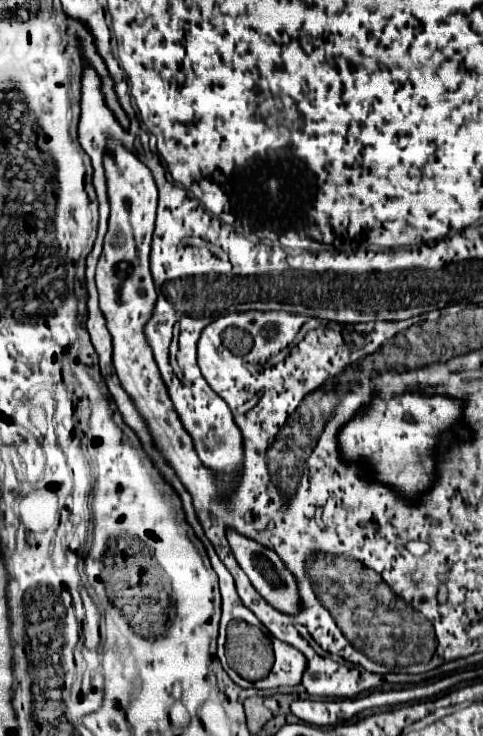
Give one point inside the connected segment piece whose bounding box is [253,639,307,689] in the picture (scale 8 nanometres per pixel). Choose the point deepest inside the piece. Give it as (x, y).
(289, 663)

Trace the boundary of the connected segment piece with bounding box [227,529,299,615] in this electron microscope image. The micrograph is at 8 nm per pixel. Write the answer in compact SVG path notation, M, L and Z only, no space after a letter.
M228 529L227 539L235 559L239 563L239 567L247 573L247 577L253 583L253 587L263 595L263 599L267 599L275 609L279 609L279 611L283 611L287 615L295 615L299 611L297 585L295 585L295 579L291 577L291 573L281 563L281 559L271 549L265 549L263 545L259 545L259 543L255 543L251 539L241 537L236 531Z

